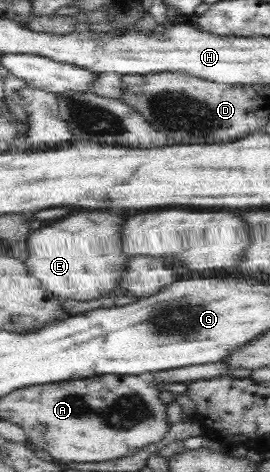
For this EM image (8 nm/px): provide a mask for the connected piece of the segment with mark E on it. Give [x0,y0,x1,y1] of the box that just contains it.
[23,213,129,303]

